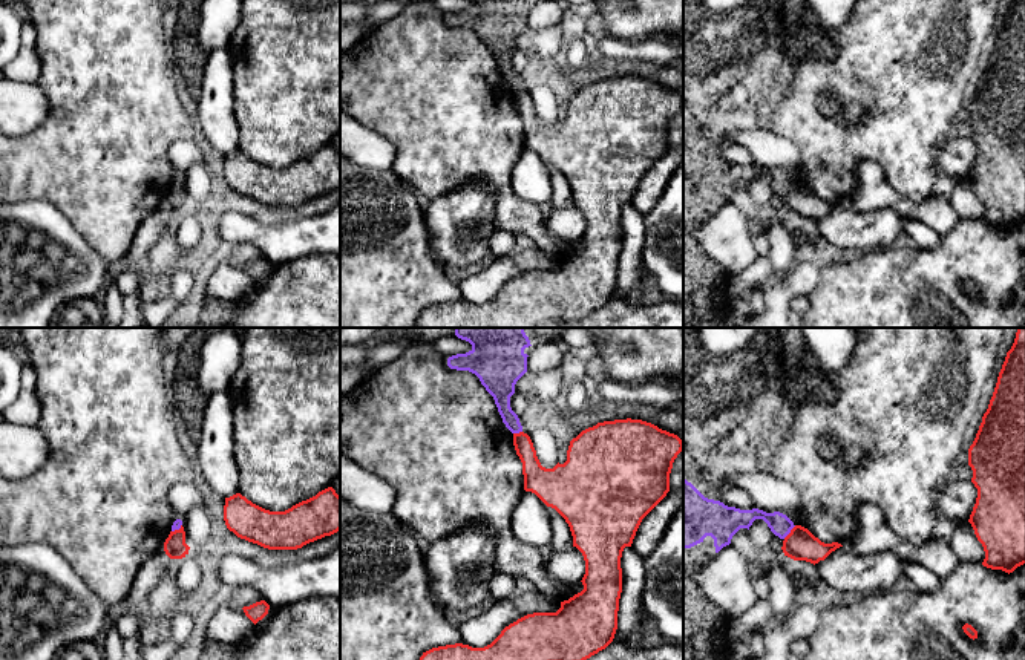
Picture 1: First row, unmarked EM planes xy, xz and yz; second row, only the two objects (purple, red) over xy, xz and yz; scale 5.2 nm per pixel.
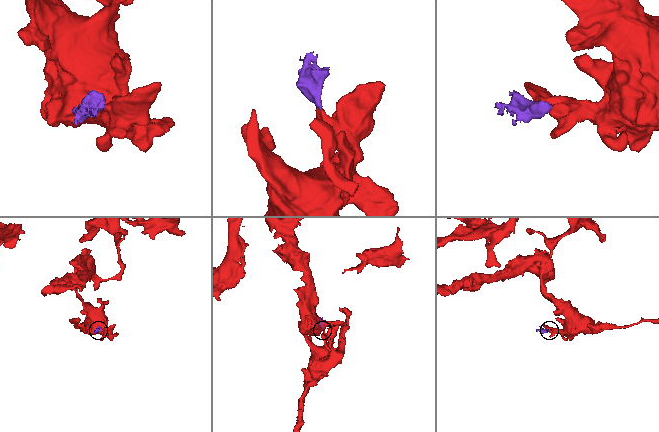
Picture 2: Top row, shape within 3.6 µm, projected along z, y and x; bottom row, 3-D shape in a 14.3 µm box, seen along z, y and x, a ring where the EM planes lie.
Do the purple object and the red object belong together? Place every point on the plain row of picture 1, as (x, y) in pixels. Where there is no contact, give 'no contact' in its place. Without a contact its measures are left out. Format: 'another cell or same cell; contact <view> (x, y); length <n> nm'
another cell; contact yz (789, 189); length 100 nm

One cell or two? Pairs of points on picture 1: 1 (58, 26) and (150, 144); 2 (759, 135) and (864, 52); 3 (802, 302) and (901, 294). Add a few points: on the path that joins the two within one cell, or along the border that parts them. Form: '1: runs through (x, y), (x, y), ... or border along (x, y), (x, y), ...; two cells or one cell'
1: runs through (88, 55), (108, 75), (114, 107), (121, 115); one cell
2: border along (759, 123), (786, 137), (797, 149); two cells
3: border along (809, 296), (809, 305), (805, 311); two cells

